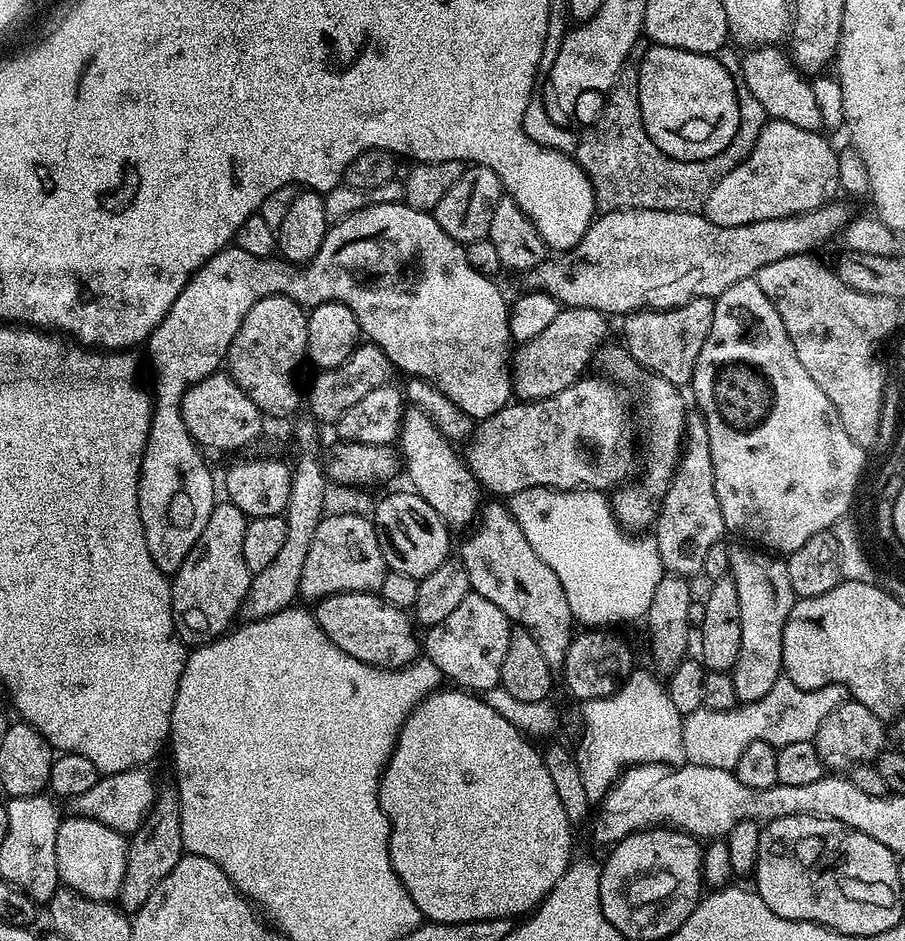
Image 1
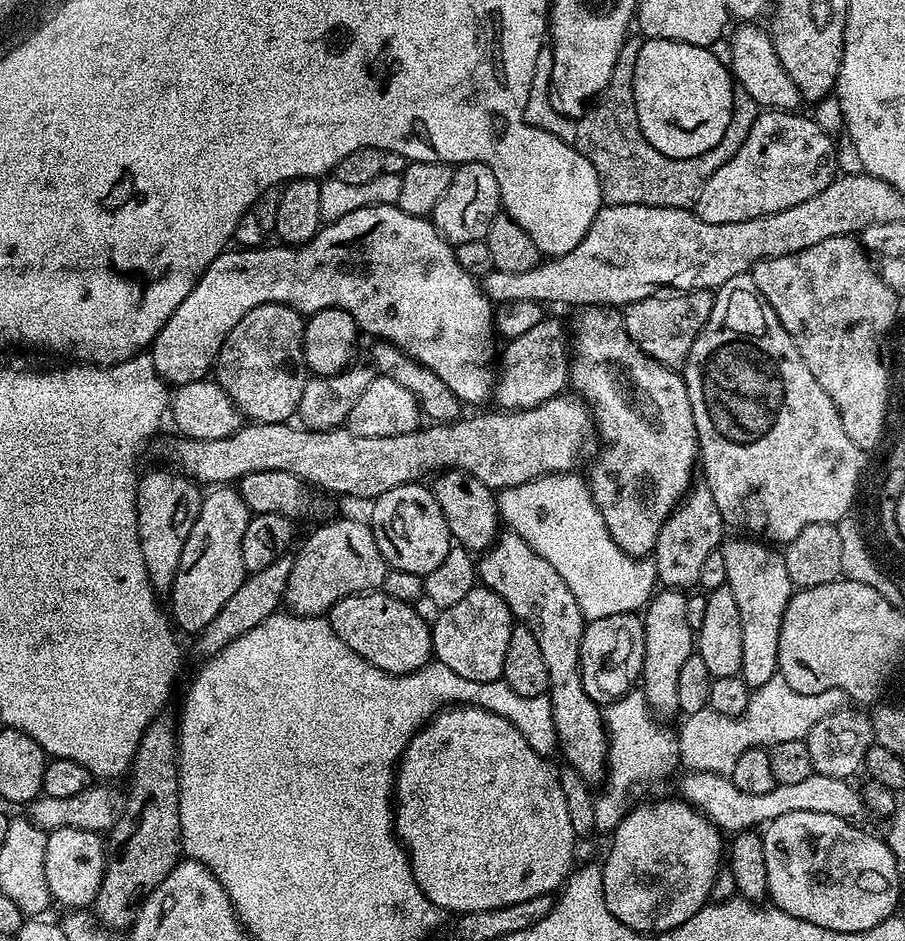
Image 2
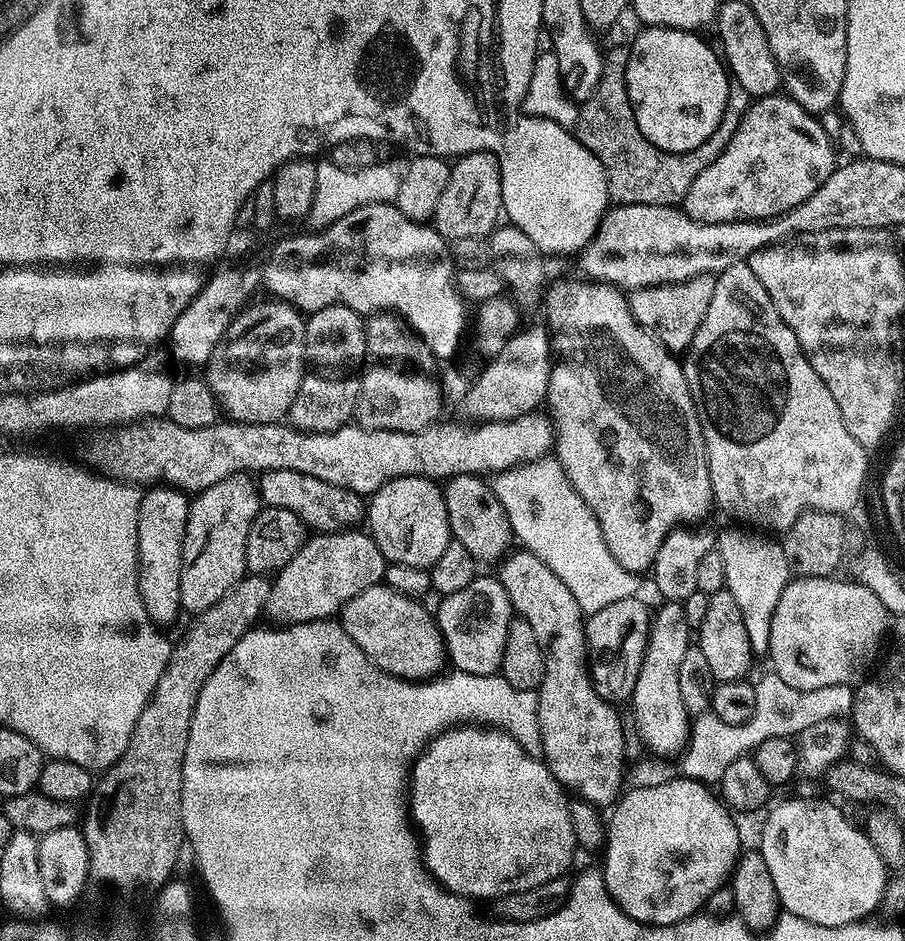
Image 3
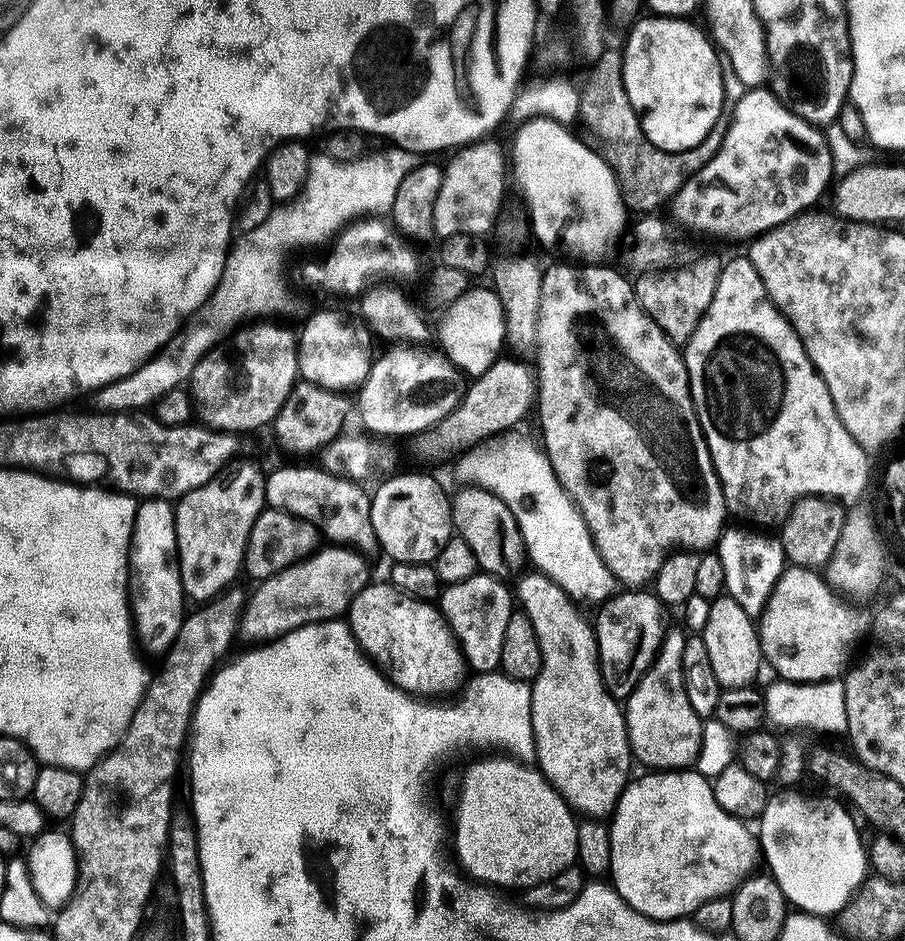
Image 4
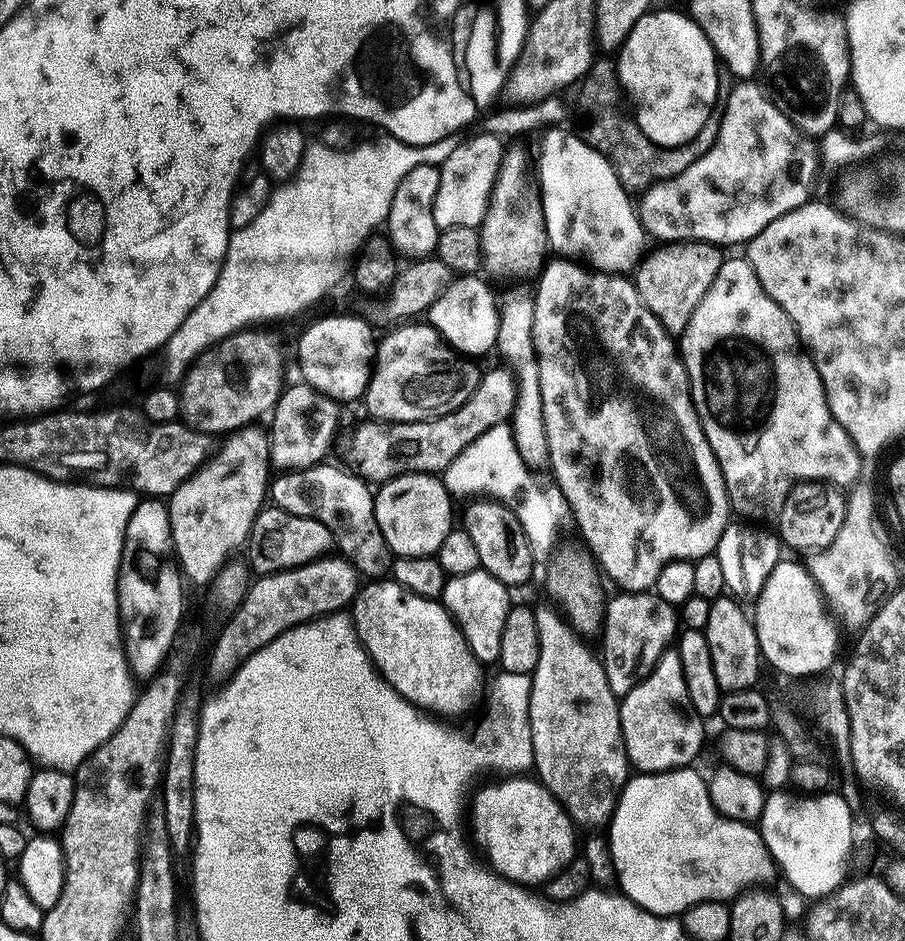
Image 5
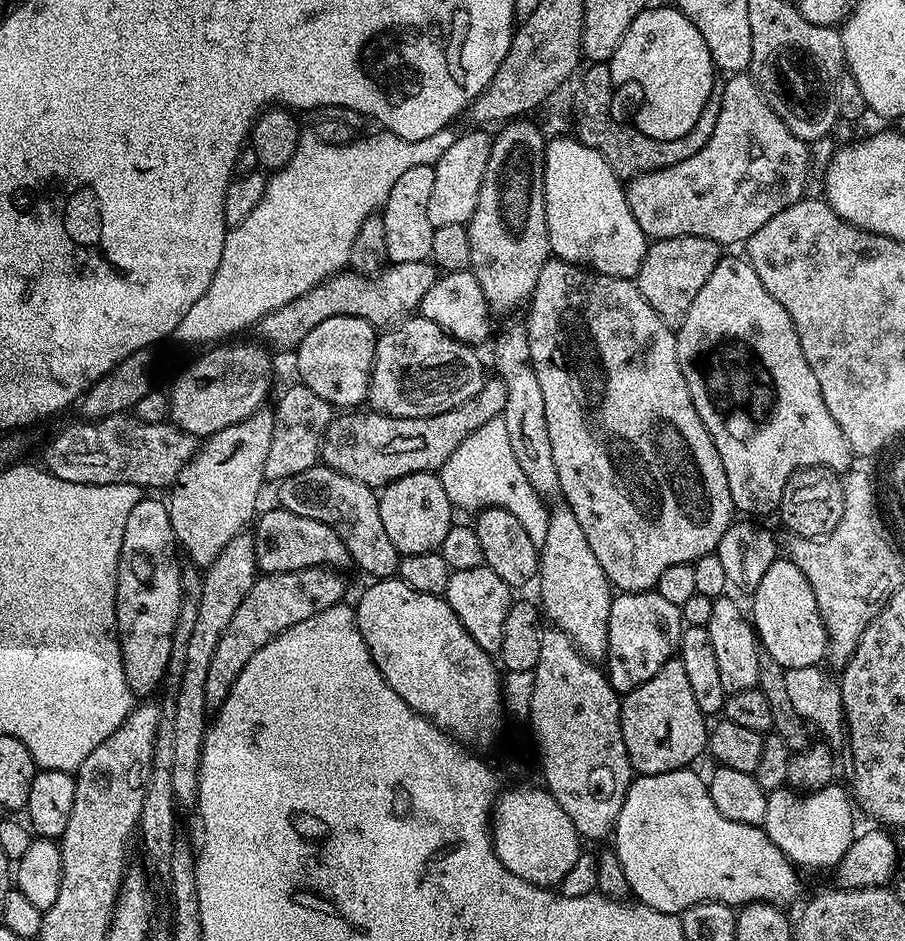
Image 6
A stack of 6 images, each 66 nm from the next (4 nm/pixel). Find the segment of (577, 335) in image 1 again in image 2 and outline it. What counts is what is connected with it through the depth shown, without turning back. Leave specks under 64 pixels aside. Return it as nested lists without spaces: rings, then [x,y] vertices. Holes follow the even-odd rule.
[[[551,318],[540,320],[538,326],[526,330],[526,334],[518,334],[518,338],[503,345],[498,356],[498,375],[494,380],[494,400],[504,410],[533,408],[553,400],[567,387],[569,359],[570,344],[566,339],[565,325],[563,328]]]

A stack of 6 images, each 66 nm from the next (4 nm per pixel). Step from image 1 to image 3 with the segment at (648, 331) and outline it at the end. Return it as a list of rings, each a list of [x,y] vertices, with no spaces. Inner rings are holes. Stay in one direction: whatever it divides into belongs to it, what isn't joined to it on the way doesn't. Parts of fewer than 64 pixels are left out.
[[[703,274],[672,284],[639,288],[628,296],[628,307],[643,328],[652,333],[669,352],[683,353],[692,344],[694,334],[714,298],[716,276]]]

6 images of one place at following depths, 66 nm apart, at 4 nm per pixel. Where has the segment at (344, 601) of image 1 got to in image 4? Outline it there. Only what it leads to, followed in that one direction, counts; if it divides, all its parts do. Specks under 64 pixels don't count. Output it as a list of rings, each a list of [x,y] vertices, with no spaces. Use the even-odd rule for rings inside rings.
[[[370,582],[348,608],[346,623],[365,656],[404,692],[436,698],[439,692],[461,687],[466,673],[464,654],[435,603],[415,600],[399,592],[391,582]]]

